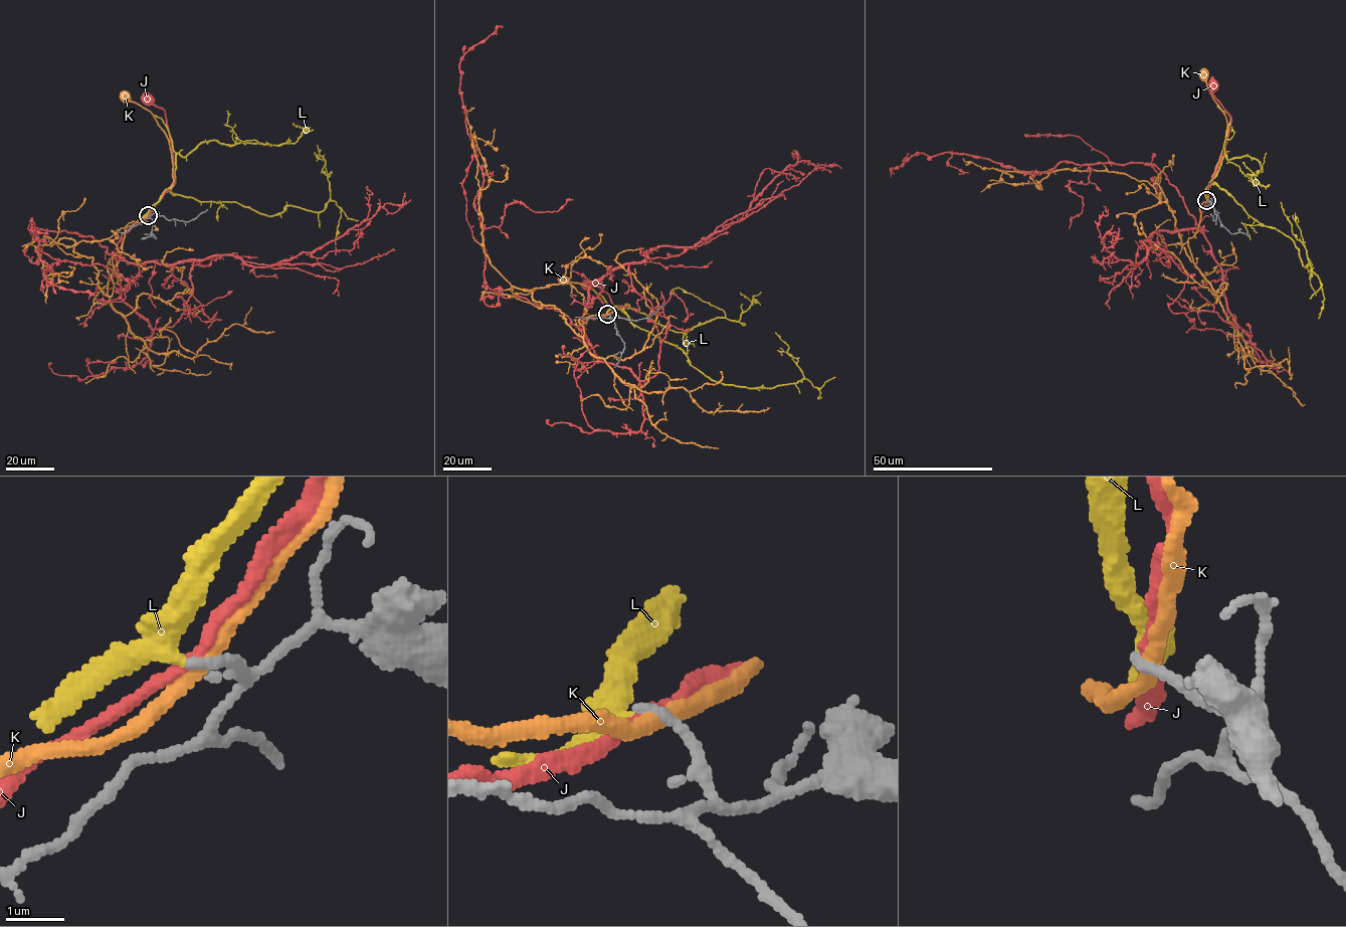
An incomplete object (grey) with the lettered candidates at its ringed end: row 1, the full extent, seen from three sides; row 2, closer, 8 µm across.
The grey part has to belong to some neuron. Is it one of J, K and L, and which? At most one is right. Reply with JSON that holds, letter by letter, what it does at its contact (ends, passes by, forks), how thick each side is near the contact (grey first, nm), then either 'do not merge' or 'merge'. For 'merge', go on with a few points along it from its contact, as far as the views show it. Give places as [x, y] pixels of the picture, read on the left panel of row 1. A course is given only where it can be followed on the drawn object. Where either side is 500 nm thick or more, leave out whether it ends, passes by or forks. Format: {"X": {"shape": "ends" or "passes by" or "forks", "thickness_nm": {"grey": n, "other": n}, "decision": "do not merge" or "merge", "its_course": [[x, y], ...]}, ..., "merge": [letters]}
{"J": {"shape": "passes by", "thickness_nm": {"grey": 160, "other": 200}, "decision": "do not merge"}, "K": {"shape": "passes by", "thickness_nm": {"grey": 180, "other": 240}, "decision": "do not merge"}, "L": {"shape": "passes by", "thickness_nm": {"grey": 160, "other": 300}, "decision": "merge", "its_course": [[148, 215], [167, 190], [269, 216], [289, 205], [320, 212], [330, 175], [317, 145]]}, "merge": ["L"]}

